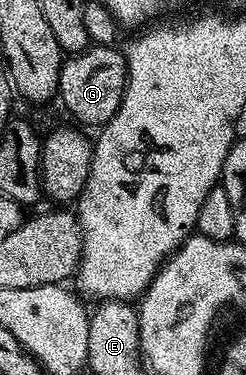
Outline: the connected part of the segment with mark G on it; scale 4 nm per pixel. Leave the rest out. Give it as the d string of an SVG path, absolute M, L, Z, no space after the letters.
M91 45L82 53L68 56L64 60L59 72L57 97L58 100L63 100L64 107L80 121L76 121L80 126L102 127L109 119L113 119L113 115L117 115L117 107L121 107L121 99L125 95L125 87L127 86L127 58L120 50L119 53L117 50L115 45Z

